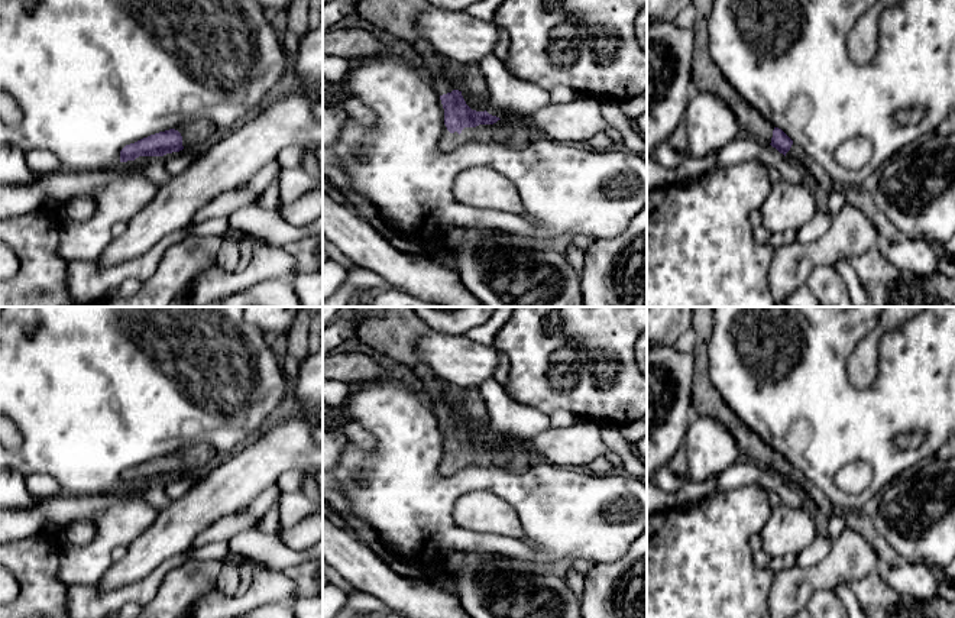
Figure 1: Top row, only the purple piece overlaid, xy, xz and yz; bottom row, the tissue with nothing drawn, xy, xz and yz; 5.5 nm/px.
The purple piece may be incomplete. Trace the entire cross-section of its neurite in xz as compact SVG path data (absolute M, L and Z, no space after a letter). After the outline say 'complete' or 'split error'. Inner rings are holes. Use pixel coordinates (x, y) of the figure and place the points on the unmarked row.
M389 307L388 313L382 317L370 317L360 321L356 327L355 336L365 344L383 356L395 359L407 366L411 372L411 378L425 389L431 399L433 408L440 420L444 433L444 449L450 457L457 456L466 463L473 463L480 467L514 467L519 456L519 449L515 446L499 443L485 436L472 434L462 415L456 412L456 389L449 384L437 378L420 359L415 349L418 339L430 327L414 313L411 307Z; split error

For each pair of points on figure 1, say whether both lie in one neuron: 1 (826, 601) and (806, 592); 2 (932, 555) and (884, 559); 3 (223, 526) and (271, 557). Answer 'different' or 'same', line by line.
1: different
2: different
3: different

